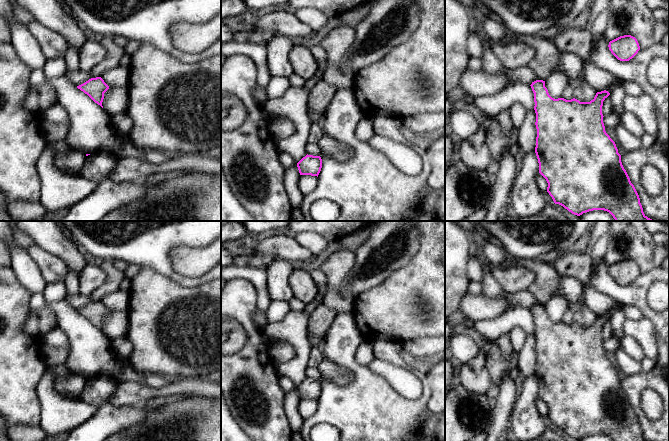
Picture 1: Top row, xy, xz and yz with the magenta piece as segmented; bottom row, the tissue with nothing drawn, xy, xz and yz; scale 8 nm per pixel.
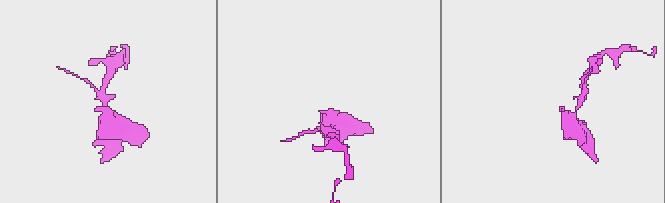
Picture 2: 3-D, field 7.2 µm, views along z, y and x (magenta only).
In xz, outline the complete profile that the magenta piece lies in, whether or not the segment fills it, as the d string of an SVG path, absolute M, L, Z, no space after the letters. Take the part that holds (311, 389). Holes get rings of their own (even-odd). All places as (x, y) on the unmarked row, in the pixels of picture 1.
M306 379L298 387L297 391L300 399L319 399L322 392L322 383L320 380Z

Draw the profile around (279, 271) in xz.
M273 259L267 266L267 287L270 299L288 302L294 297L289 278L294 268L287 261Z

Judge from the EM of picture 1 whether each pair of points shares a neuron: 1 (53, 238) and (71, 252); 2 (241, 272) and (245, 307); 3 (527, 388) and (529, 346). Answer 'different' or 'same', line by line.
1: same
2: different
3: different

